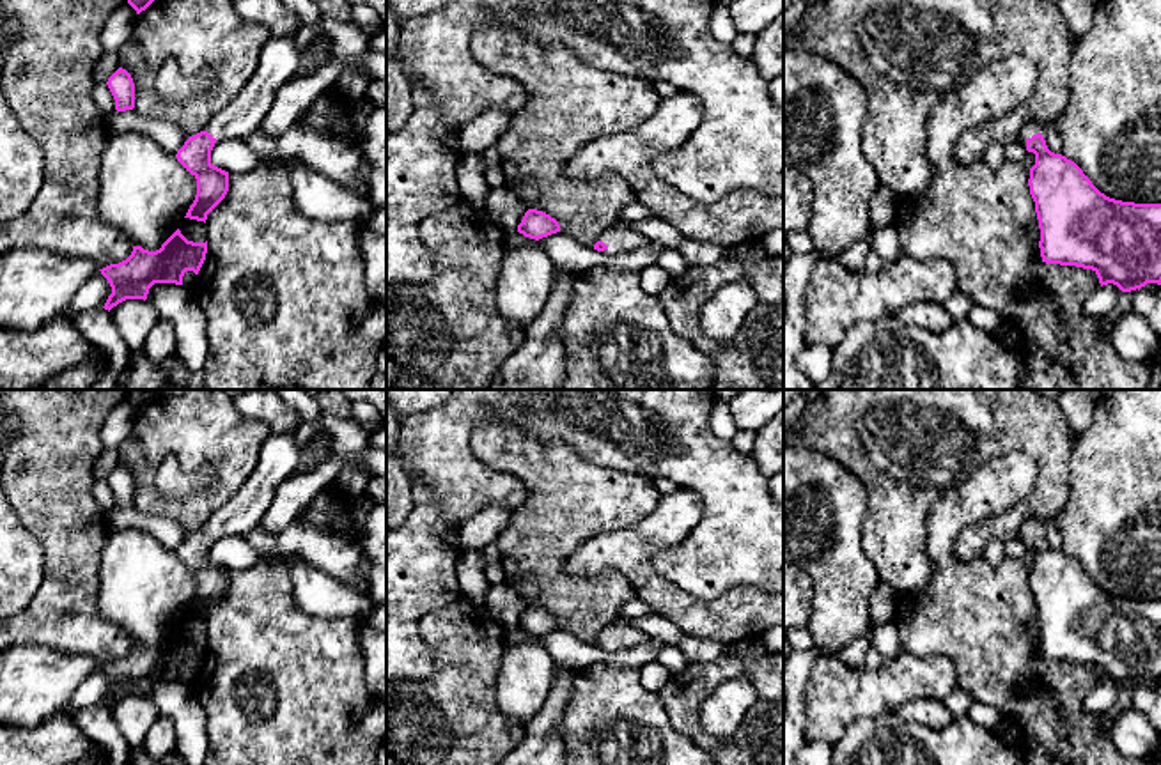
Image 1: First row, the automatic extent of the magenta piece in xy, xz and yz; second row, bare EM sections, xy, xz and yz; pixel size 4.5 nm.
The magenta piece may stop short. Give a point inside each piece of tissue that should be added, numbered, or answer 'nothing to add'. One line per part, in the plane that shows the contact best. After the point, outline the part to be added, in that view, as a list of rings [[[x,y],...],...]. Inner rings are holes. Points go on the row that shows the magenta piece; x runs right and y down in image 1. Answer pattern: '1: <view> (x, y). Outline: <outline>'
1: yz (1030, 128). Outline: [[[1026,122],[1023,133],[1026,138],[1032,138],[1033,135],[1044,131],[1046,128],[1048,128],[1046,122]]]

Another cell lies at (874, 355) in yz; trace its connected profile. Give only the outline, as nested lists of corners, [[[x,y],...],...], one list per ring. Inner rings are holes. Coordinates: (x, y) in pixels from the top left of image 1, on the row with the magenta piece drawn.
[[[892,315],[853,326],[833,347],[831,372],[815,390],[1025,390],[1025,356],[1021,349],[1005,349],[996,335],[975,328],[968,319],[932,333]]]

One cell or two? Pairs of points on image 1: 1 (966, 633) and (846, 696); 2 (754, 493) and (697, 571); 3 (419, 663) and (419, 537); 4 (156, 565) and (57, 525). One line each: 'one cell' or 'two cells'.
1: two cells
2: one cell
3: one cell
4: two cells

